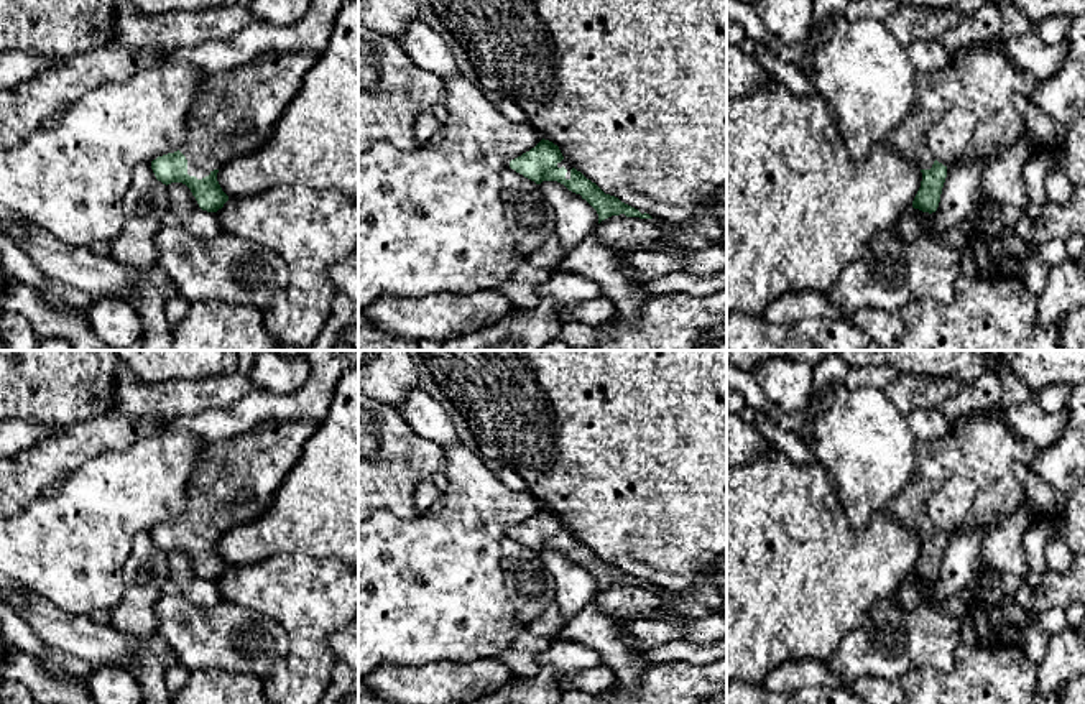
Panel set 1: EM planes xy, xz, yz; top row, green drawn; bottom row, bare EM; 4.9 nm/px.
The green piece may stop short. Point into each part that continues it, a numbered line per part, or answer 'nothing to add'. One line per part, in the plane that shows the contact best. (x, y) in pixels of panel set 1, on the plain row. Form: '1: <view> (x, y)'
1: xy (258, 461)

